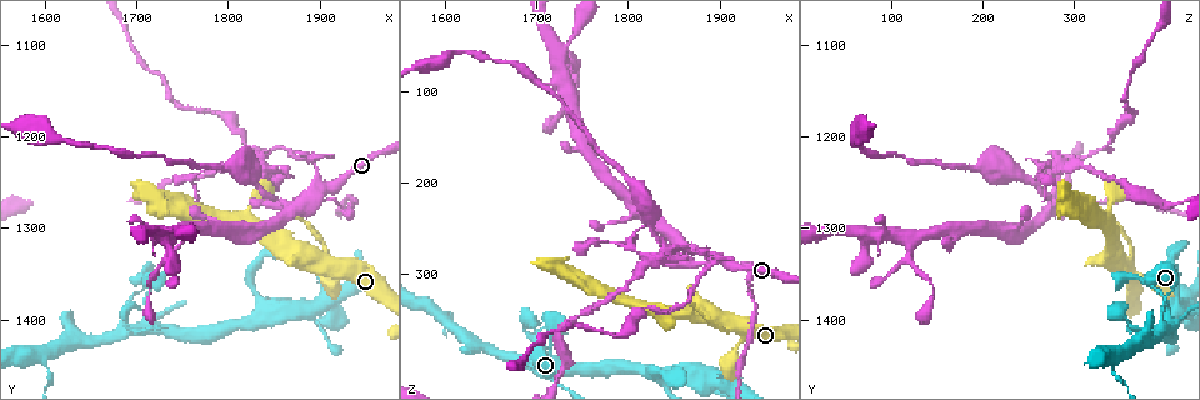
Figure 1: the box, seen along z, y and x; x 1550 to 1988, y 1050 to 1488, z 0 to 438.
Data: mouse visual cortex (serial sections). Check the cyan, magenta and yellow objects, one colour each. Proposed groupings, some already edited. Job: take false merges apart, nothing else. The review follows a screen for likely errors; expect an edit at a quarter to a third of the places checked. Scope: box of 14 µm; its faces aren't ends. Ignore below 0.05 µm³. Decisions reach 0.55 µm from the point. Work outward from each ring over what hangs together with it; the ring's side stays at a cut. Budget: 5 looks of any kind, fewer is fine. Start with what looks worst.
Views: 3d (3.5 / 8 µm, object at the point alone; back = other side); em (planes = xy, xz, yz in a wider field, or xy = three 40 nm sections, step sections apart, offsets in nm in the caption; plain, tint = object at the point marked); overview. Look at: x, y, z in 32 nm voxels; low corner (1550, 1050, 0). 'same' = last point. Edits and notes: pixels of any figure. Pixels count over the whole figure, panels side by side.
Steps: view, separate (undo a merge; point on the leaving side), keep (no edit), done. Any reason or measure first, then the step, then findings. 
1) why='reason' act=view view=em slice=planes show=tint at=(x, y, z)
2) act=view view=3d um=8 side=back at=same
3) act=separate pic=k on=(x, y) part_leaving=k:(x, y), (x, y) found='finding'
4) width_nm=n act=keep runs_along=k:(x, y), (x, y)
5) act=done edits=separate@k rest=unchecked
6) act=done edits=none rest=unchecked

why='abrupt turn' act=view view=3d um=3.5 at=(1685, 1410, 395)

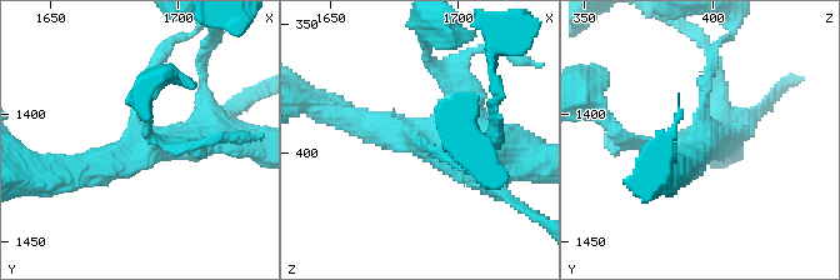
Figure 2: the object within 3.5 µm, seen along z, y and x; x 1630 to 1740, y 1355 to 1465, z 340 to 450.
arms=4 arm_widths_nm=100,250,350,450 act=view view=em slice=xy step=3 show=tint at=(1686, 1408, 396)

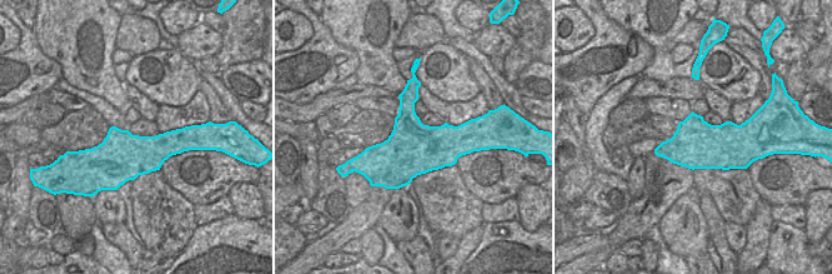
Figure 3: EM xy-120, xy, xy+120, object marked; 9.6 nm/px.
act=keep runs_along=2:(160, 56), (138, 130), (218, 130) found='all the same cell'

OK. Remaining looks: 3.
why='four arms meet' act=view view=3d um=8 side=back at=(1840, 1400, 410)

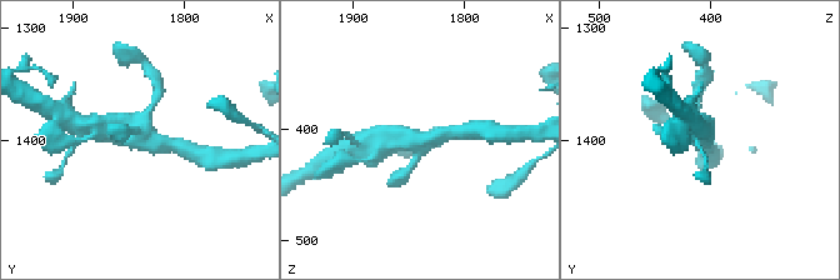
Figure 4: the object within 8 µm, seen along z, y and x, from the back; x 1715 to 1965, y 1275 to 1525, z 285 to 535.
arms=4 arm_widths_nm=150,200,350,600 act=view view=em slice=xy step=3 show=tint at=(1840, 1398, 410)

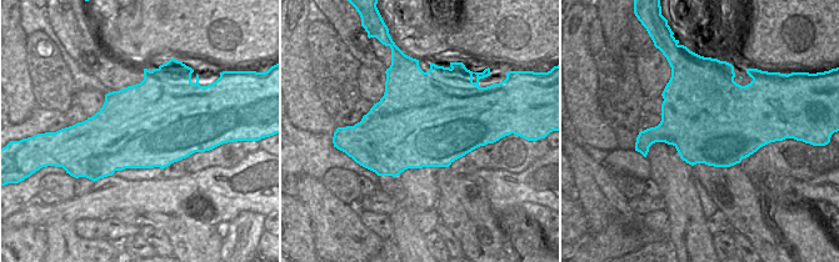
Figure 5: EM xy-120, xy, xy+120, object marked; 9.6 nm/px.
act=keep runs_along=4:(174, 146), (105, 130) found='all the same cell'

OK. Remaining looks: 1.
act=done edits=none rest=unchecked

